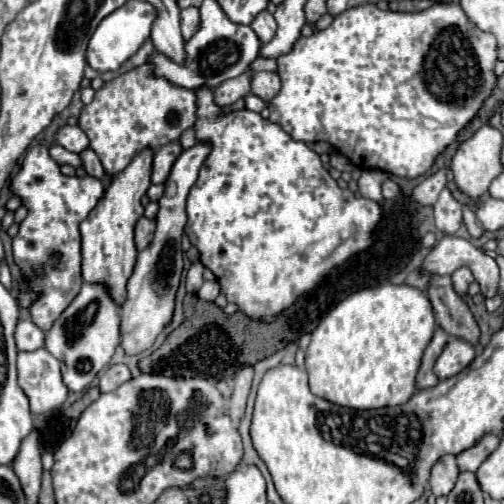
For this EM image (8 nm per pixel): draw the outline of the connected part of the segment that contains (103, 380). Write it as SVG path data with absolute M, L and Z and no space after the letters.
M114 364L100 376L100 392L116 390L120 384L128 380L130 380L130 370L124 364Z

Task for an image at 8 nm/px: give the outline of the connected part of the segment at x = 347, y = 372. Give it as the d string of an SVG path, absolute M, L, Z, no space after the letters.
M383 282L376 285L376 288L352 292L334 310L330 310L311 333L310 346L306 350L310 390L328 402L356 410L404 404L416 392L416 374L420 368L422 352L432 340L434 330L436 322L432 304L428 296L418 288Z

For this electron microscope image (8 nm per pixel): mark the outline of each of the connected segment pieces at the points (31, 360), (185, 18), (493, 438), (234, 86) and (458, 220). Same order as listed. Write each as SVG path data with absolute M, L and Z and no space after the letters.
M46 348L18 352L18 386L28 396L32 414L50 412L68 398L60 364L50 352L46 352Z
M190 6L190 8L186 8L186 10L180 10L180 26L182 26L182 36L184 36L184 40L188 40L188 38L198 30L198 24L200 24L198 8Z
M488 434L484 436L476 446L472 446L470 450L464 450L462 454L458 454L458 466L464 472L476 472L480 468L480 464L498 448L500 444L500 436L496 434Z
M244 72L240 76L236 76L234 80L226 80L222 82L216 90L214 90L214 102L218 106L230 106L234 104L238 98L244 98L250 92L250 74Z
M448 188L440 192L438 202L434 204L434 218L436 228L446 234L456 234L456 230L462 226L462 204L452 196Z

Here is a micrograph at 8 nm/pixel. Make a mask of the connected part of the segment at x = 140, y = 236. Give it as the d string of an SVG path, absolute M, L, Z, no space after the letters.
M142 216L136 224L136 248L138 250L144 250L150 240L154 238L154 230L156 230L156 222L154 220L148 220L146 216Z

